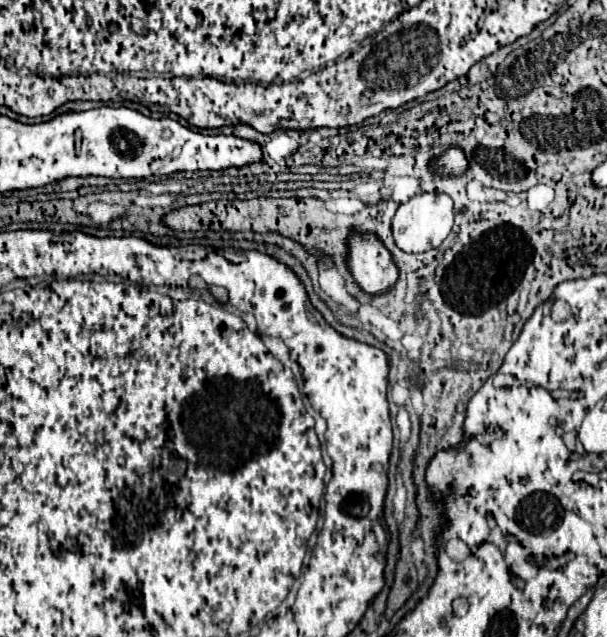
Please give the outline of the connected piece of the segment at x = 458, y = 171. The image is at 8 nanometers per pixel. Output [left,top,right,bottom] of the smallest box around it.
[432,146,468,176]

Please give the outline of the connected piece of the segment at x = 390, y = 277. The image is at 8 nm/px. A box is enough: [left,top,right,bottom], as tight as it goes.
[348,232,400,296]

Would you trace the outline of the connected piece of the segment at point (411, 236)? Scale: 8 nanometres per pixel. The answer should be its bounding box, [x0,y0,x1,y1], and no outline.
[392,194,454,252]

